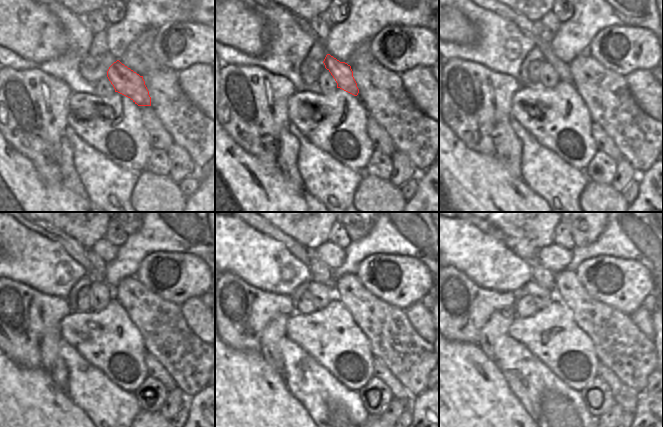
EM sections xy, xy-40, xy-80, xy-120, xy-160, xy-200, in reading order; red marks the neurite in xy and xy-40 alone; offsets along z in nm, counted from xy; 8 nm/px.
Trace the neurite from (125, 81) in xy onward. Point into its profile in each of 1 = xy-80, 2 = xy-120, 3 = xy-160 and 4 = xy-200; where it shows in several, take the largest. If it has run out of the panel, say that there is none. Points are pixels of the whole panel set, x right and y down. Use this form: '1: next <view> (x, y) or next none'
1: next xy-80 (523, 23)
2: next xy-120 (72, 247)
3: next xy-160 (298, 250)
4: next xy-200 (495, 232)

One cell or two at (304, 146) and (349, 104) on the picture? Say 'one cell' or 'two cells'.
two cells

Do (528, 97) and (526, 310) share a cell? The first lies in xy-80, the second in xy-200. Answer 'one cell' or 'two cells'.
two cells

